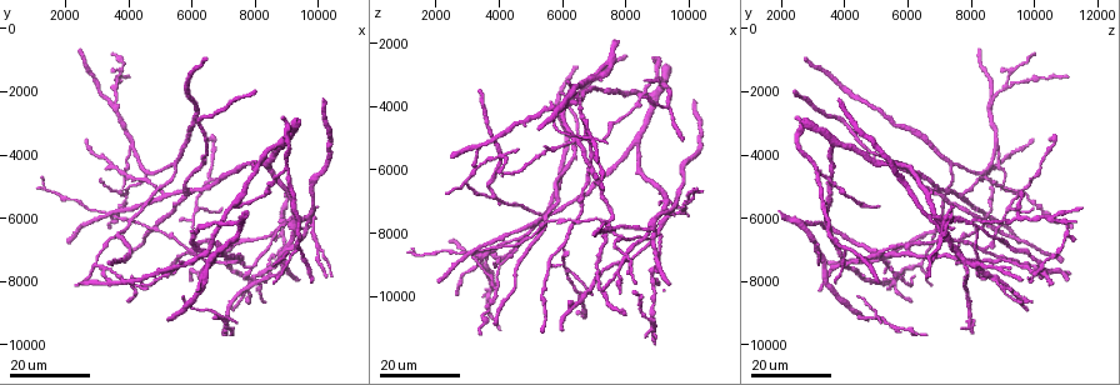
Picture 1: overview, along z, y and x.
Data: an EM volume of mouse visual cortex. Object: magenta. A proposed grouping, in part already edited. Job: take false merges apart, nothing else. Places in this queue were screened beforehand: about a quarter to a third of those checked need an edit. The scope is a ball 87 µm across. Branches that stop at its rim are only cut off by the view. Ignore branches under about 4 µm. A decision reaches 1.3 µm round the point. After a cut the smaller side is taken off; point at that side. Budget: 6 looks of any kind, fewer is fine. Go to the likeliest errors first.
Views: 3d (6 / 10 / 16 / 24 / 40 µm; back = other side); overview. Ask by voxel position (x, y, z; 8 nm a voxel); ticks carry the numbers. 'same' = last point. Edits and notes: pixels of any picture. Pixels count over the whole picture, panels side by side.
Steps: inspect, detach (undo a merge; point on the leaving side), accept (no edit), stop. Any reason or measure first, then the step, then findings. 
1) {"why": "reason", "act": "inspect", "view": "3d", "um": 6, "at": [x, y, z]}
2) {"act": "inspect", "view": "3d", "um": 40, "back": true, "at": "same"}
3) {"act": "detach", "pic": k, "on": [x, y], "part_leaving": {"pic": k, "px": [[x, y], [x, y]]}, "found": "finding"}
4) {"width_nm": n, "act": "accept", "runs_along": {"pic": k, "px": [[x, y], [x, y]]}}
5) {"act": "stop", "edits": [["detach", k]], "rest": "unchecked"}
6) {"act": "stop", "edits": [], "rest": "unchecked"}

{"act": "inspect", "view": "3d", "um": 16, "at": [4000, 3700, 8900]}

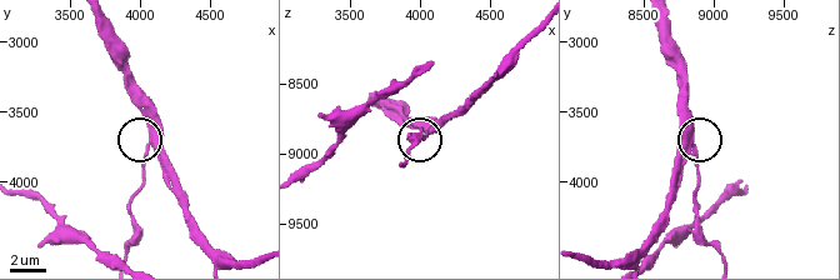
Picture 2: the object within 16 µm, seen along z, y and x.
{"act": "inspect", "view": "3d", "um": 6, "at": [4060, 3760, 8860]}

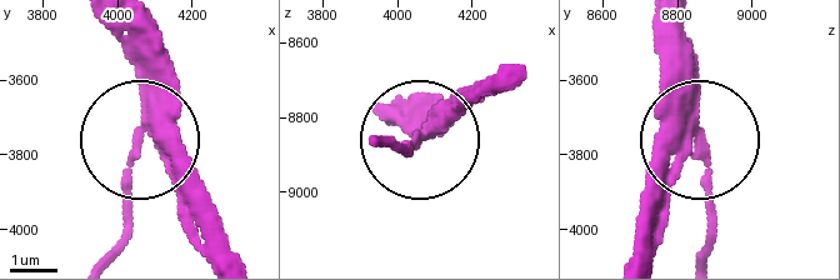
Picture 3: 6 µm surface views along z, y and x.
{"act": "detach", "pic": 3, "on": [125, 200], "part_leaving": {"pic": 3, "px": [[145, 129], [118, 256]]}, "found": "two neurons meet here"}

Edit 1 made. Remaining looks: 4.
{"why": "three arms meet", "act": "inspect", "view": "3d", "um": 16, "at": [6200, 5700, 9200]}

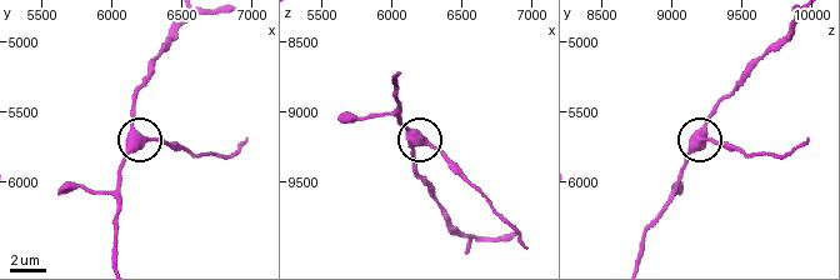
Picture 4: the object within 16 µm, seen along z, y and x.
{"act": "inspect", "view": "3d", "um": 6, "at": [6220, 5700, 9220]}

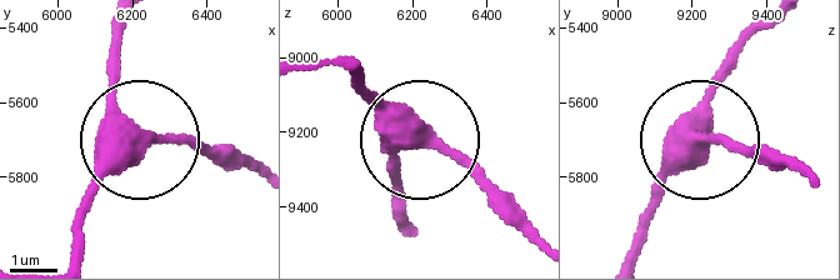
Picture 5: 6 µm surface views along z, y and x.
{"width_nm": 400, "act": "accept", "found": "continuous, no second neuron"}

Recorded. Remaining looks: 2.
{"why": "three-way junction", "act": "inspect", "view": "3d", "um": 16, "at": [3600, 1800, 9200]}

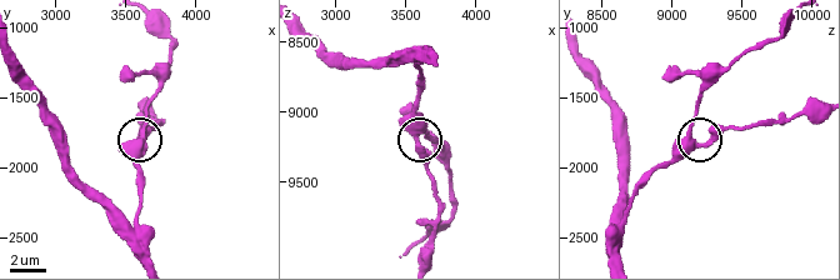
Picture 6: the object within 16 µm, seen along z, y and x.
{"act": "inspect", "view": "3d", "um": 10, "at": [3620, 1820, 9160]}

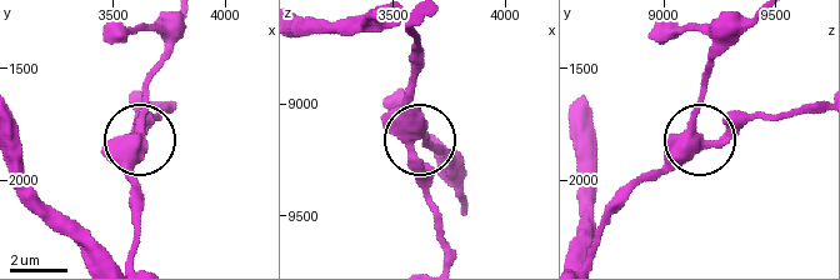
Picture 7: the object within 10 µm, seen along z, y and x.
{"side_arm_um": 13, "act": "accept", "runs_along": {"pic": 7, "px": [[585, 258], [600, 221], [698, 143], [700, 74]]}, "found": "all the same neuron"}

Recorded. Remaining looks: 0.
{"act": "stop", "edits": [["detach", 3]], "rest": "unchecked"}

